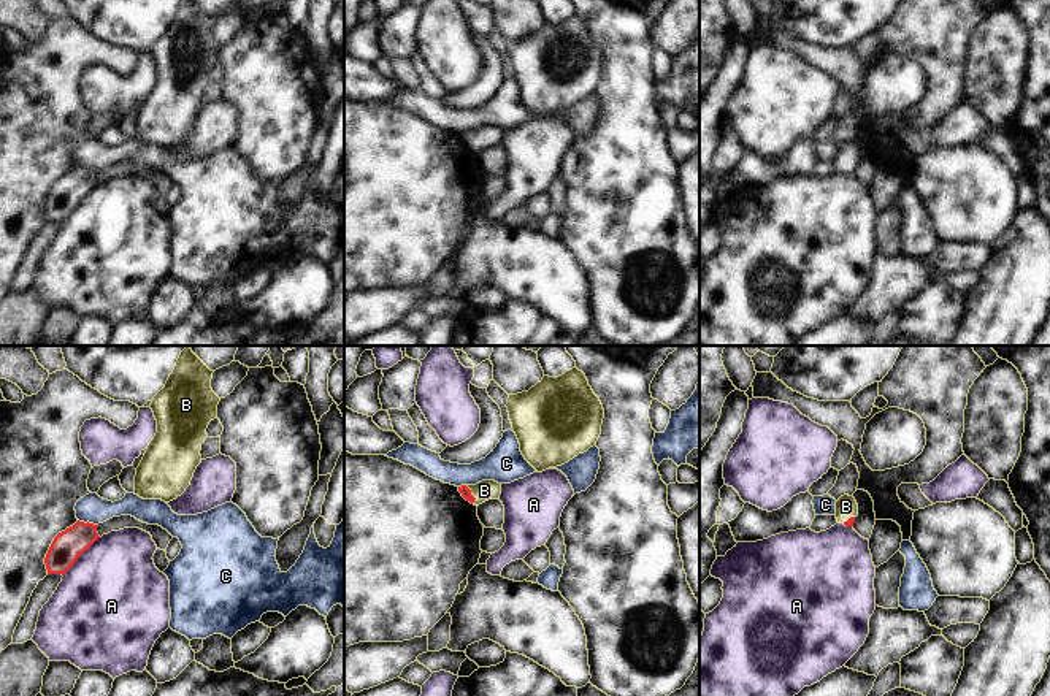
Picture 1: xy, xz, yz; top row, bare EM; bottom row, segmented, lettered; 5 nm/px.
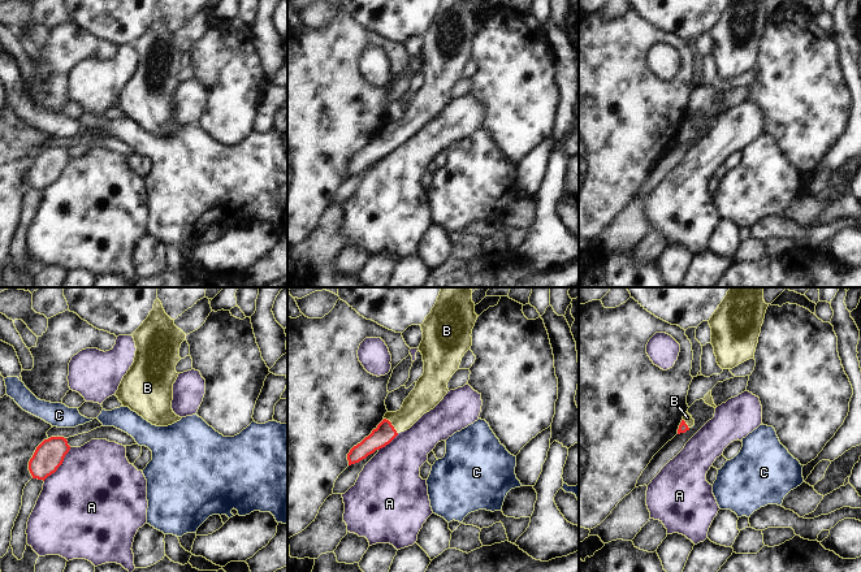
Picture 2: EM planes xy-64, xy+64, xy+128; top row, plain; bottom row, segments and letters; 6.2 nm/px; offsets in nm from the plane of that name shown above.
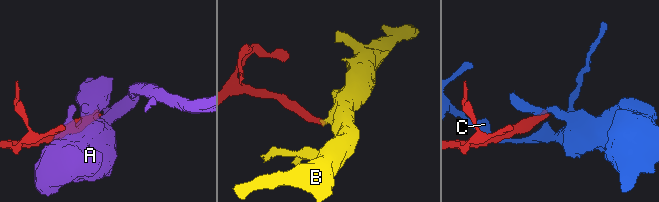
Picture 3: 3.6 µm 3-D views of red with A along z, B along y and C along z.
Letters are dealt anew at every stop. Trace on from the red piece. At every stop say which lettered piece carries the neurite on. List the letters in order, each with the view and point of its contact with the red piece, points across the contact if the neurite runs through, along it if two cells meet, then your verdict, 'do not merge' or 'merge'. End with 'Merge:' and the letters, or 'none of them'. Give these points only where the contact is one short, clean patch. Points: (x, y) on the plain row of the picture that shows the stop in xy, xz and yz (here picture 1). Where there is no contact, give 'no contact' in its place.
A: xy (81, 198) | do not merge
B: xz (471, 140) | across xz (465, 137), (471, 140), (484, 135) | merge
C: xy (88, 167) | do not merge
Merge: B

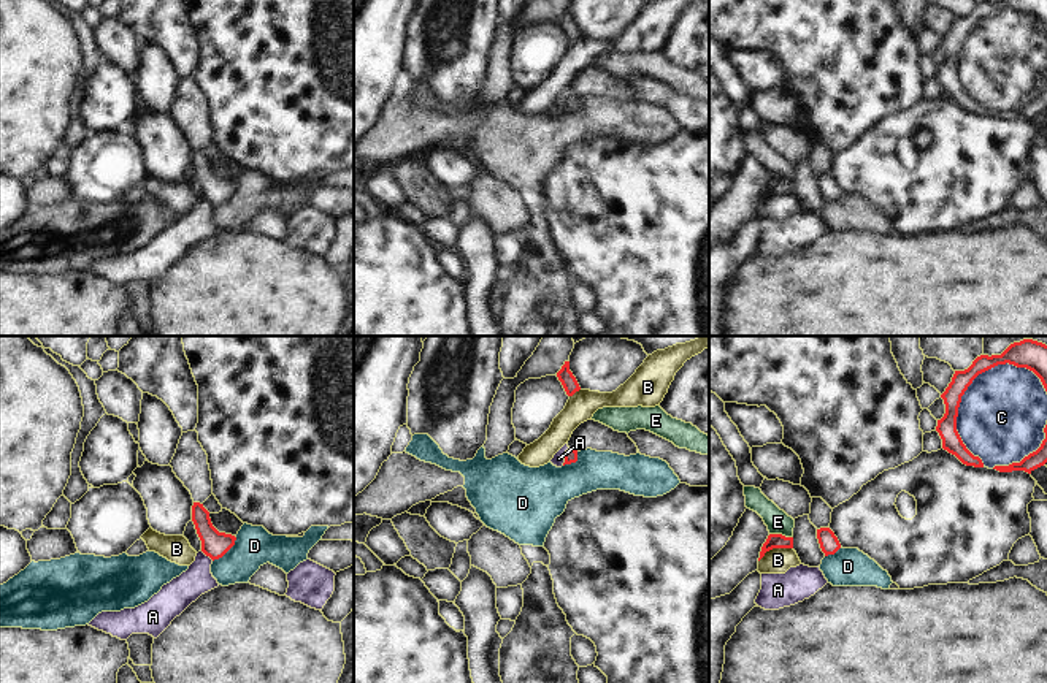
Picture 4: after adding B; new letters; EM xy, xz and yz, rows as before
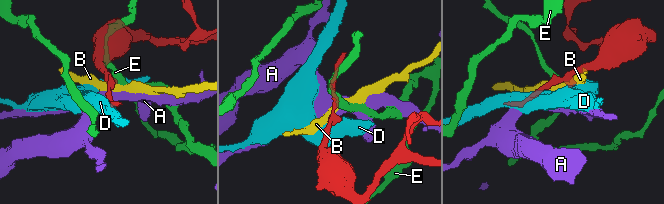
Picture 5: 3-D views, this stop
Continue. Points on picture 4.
A: xz (565, 102) | along xz (568, 92), (562, 110) | do not merge
B: yz (774, 192) | along yz (792, 192), (773, 192), (759, 206) | do not merge
C: yz (960, 43) | merge
D: xy (226, 197) | do not merge
E: yz (781, 179) | along yz (770, 178), (792, 183) | do not merge
Merge: C

